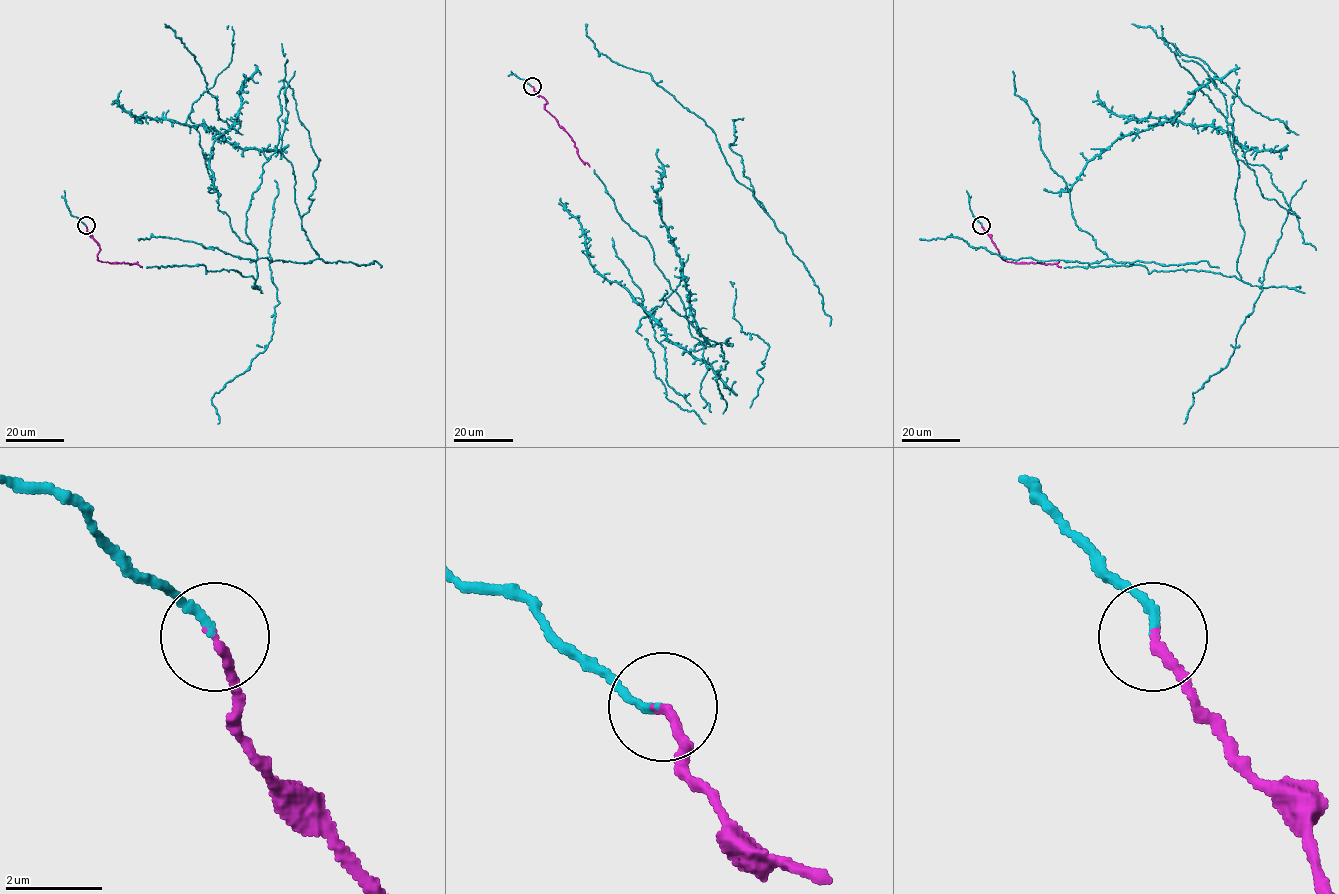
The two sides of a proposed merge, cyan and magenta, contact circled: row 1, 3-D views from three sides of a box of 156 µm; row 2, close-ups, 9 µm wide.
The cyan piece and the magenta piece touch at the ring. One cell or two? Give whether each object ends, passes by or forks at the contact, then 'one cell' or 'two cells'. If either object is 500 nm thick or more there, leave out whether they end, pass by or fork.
cyan ends there; magenta ends there; one cell

